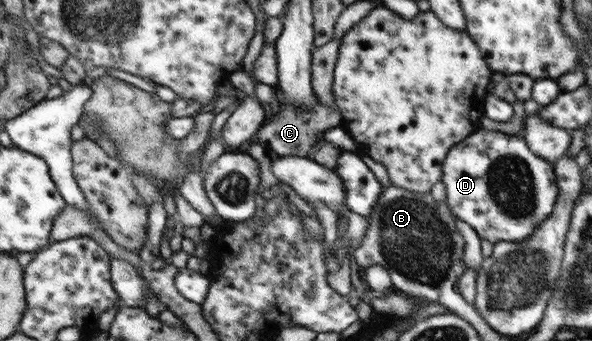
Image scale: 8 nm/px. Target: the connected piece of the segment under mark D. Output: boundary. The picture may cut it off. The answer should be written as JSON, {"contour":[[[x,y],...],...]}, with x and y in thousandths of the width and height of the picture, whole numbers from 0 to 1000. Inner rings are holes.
{"contour":[[[809,381],[807,387],[799,387],[791,396],[789,405],[779,411],[777,419],[770,419],[767,431],[762,431],[760,449],[755,452],[753,463],[748,469],[747,501],[747,522],[742,534],[747,534],[750,543],[750,595],[760,610],[764,633],[769,633],[774,651],[785,651],[814,704],[821,704],[821,710],[828,710],[828,716],[833,718],[845,704],[861,704],[872,713],[894,698],[894,692],[904,680],[905,666],[932,628],[934,604],[938,604],[941,575],[944,575],[944,551],[938,537],[939,516],[936,507],[936,484],[919,469],[916,460],[907,460],[904,449],[890,431],[890,419],[882,399],[855,396],[845,384]]]}

